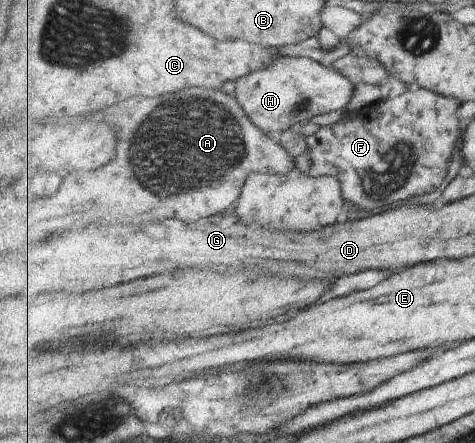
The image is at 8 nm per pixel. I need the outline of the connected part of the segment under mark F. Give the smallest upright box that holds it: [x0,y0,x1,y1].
[306,89,459,210]

